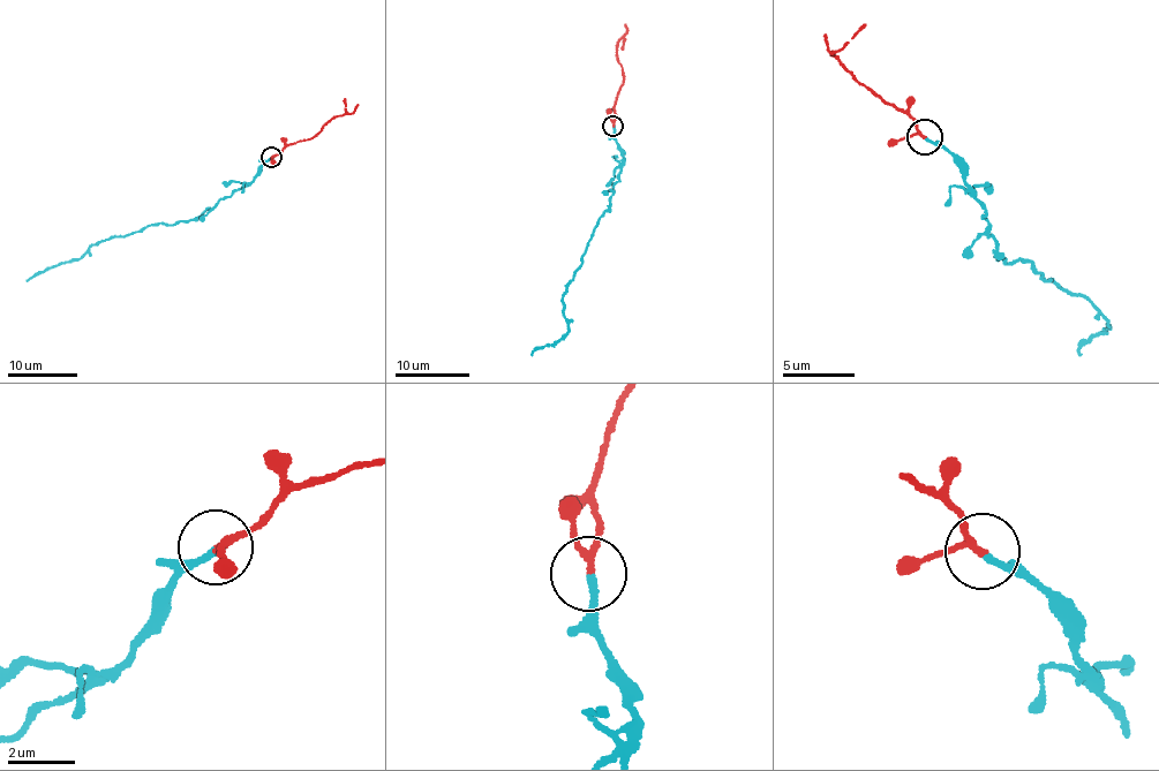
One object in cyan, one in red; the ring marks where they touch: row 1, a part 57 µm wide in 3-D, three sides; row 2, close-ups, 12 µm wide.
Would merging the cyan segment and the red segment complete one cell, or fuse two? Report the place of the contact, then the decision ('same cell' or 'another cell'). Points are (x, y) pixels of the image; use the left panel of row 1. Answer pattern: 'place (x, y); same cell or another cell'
place (271, 157); same cell

